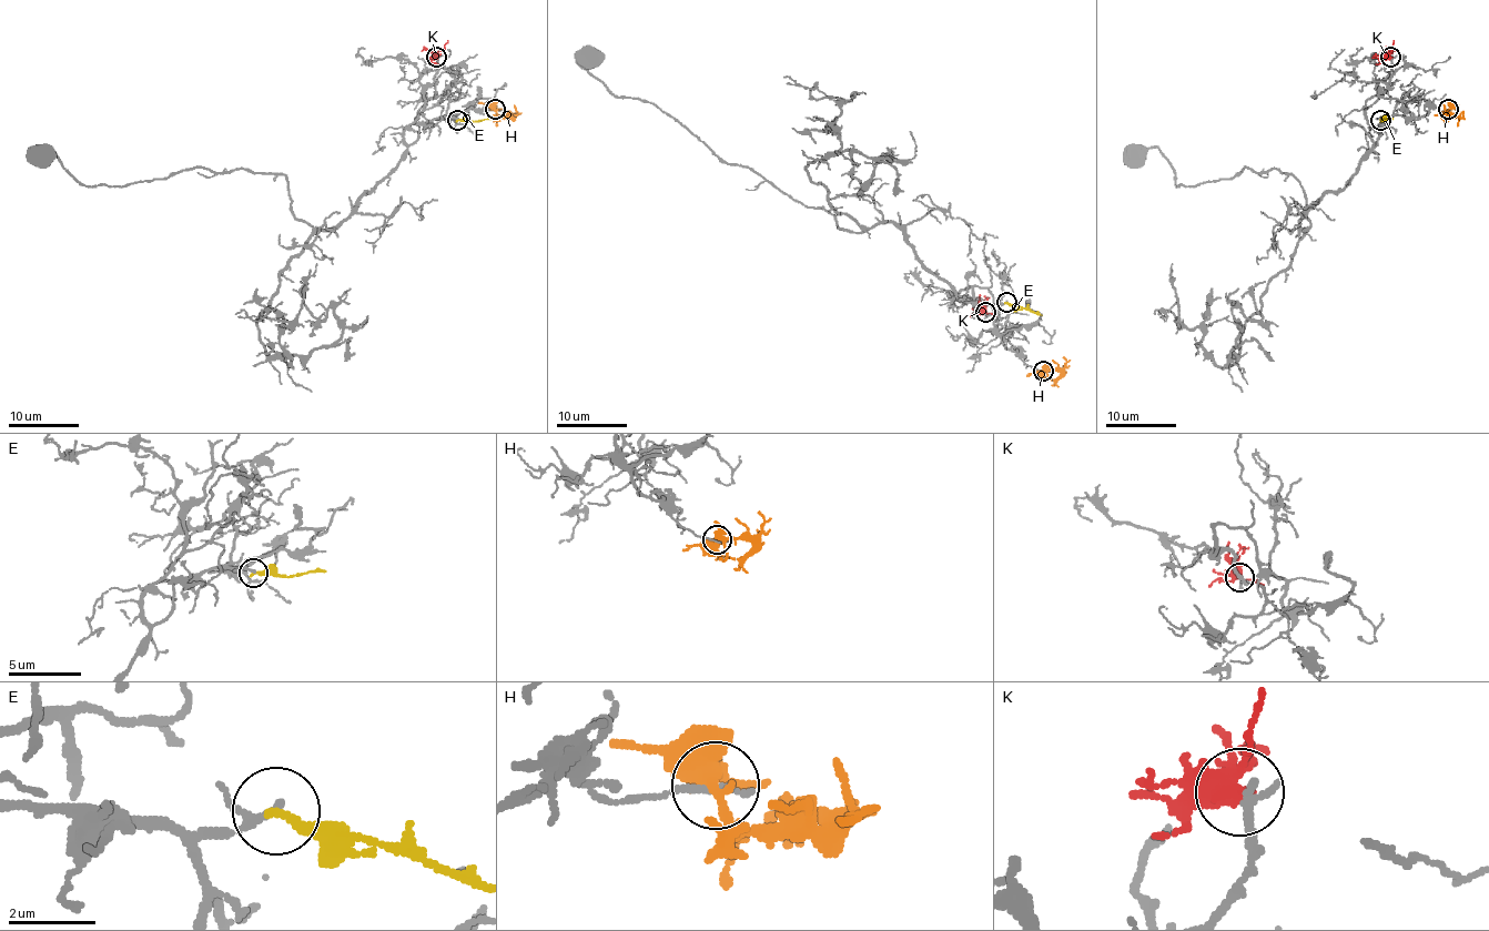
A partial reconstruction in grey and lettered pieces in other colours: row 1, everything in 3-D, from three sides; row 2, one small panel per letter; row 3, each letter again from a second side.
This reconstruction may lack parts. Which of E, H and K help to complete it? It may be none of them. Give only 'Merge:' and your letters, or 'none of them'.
Merge: K

